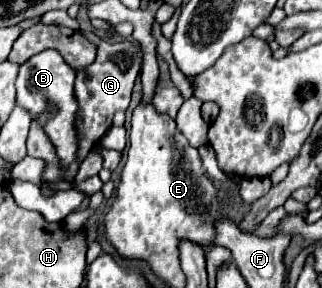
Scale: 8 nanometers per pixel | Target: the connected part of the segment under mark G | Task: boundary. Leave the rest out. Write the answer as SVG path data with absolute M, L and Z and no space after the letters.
M81 31L95 47L97 47L97 57L91 65L75 71L75 99L79 103L77 111L77 161L81 163L93 145L101 141L101 137L109 131L113 123L115 111L125 111L131 101L131 89L133 83L141 71L143 63L143 53L139 47L135 47L131 41L119 41L119 43L107 43L105 39L97 37L91 31Z

